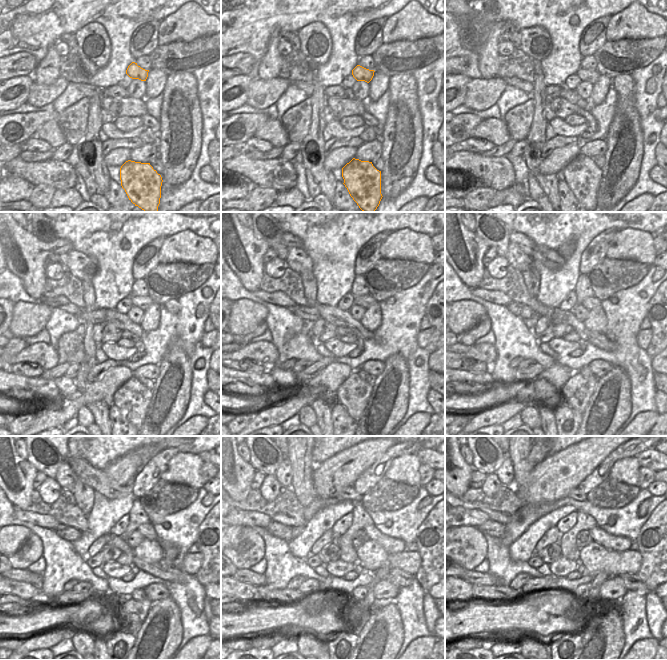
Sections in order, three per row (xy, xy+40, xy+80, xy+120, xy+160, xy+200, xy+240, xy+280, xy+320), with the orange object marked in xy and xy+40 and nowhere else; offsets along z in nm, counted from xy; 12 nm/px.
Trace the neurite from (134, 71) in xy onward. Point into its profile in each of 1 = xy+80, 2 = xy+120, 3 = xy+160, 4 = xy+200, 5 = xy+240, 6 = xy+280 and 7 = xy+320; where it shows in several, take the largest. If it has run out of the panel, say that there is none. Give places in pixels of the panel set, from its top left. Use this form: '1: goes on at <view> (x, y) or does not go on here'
1: goes on at xy+80 (592, 76)
2: goes on at xy+120 (142, 301)
3: goes on at xy+160 (365, 301)
4: goes on at xy+200 (589, 302)
5: goes on at xy+240 (169, 550)
6: goes on at xy+280 (391, 545)
7: goes on at xy+320 (611, 542)

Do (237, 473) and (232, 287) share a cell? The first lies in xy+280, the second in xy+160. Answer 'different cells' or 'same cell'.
different cells

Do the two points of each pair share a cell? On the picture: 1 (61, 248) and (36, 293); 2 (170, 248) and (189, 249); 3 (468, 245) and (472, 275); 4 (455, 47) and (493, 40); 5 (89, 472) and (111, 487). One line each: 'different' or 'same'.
1: same
2: same
3: same
4: different
5: same

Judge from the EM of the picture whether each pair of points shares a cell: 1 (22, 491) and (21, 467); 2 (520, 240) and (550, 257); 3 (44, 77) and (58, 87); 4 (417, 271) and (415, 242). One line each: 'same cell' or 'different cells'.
1: same cell
2: same cell
3: different cells
4: different cells

